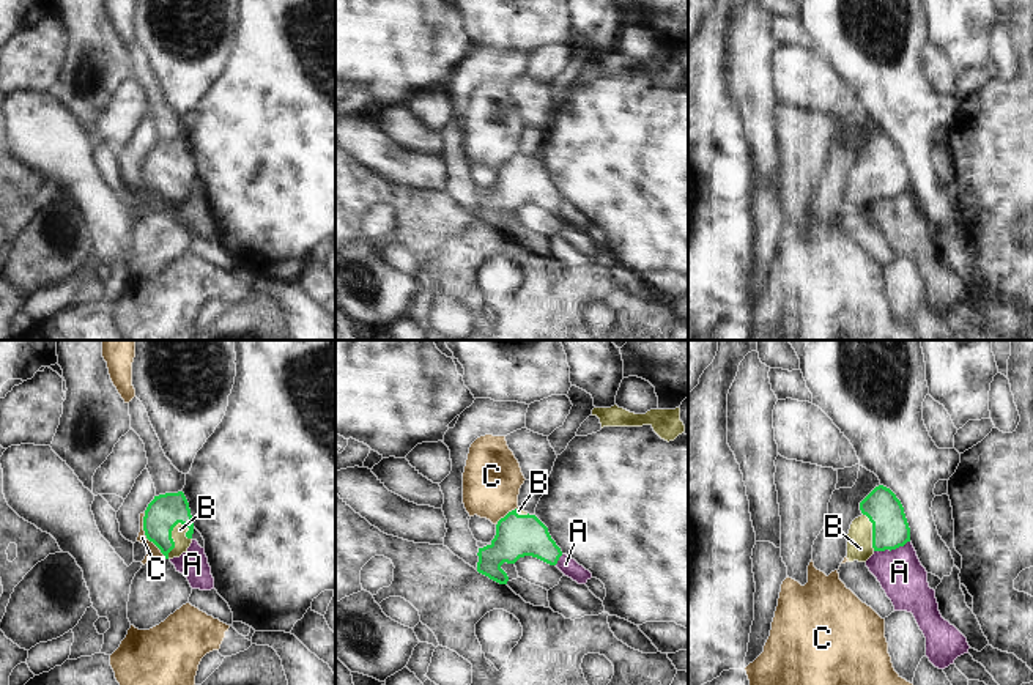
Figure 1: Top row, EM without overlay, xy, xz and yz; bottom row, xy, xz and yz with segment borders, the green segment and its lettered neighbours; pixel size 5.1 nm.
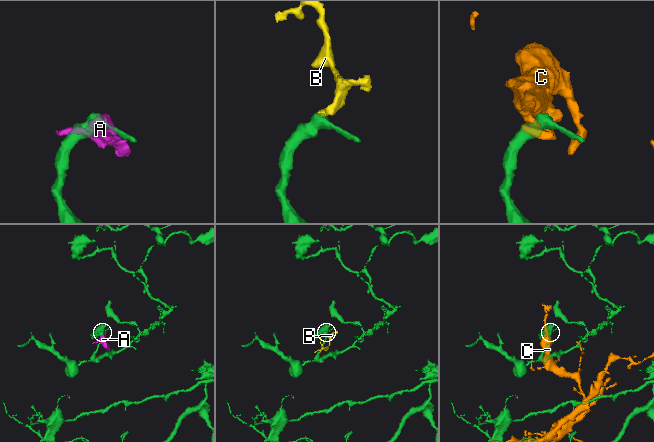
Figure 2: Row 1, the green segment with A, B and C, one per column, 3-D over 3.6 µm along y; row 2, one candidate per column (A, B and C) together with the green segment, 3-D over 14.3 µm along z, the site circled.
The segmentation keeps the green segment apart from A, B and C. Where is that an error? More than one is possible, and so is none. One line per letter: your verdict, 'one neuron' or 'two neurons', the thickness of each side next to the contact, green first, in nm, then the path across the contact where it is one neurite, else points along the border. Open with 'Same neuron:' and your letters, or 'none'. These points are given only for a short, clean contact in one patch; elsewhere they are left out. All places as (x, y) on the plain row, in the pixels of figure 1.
Same neuron: B
A: two neurons; 190 nm thick on the green side, 240 nm on the other
B: one neuron; 180 nm thick on the green side, 80 nm on the other; runs through xy (164, 159), (172, 188), (178, 181)
C: two neurons; 180 nm thick on the green side, 80 nm on the other

